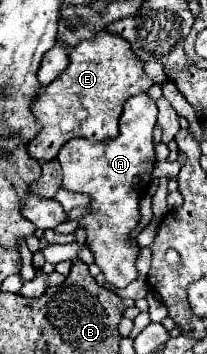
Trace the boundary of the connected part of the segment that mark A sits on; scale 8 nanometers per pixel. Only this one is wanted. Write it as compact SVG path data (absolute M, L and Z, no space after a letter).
M144 92L136 94L124 104L118 138L94 144L86 138L72 138L58 154L58 162L64 174L64 188L92 196L92 214L82 216L80 226L84 226L88 232L86 242L94 254L94 262L98 264L104 278L116 288L126 288L132 280L138 278L136 260L140 256L140 246L130 244L130 234L140 222L138 204L148 190L150 174L156 164L152 140L156 114L156 102Z

